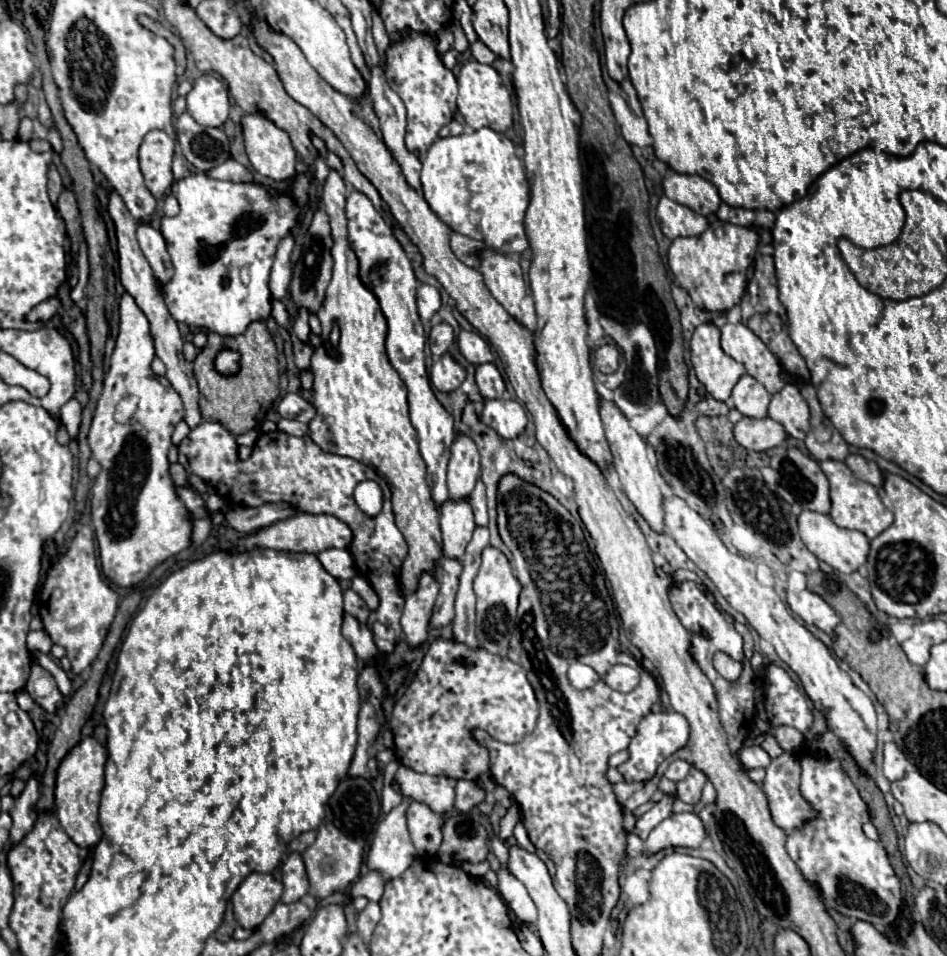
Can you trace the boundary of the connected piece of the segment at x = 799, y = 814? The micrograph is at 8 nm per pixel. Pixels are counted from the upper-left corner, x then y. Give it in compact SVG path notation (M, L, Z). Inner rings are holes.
M784 752L772 760L760 788L766 794L772 820L778 828L788 832L814 818L812 808L800 794L800 762L794 752Z

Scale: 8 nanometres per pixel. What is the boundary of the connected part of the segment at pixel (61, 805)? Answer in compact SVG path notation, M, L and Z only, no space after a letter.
M86 738L72 750L72 754L68 754L68 758L64 758L56 776L56 816L66 834L72 838L72 842L82 848L96 846L102 838L102 828L98 822L98 806L100 806L100 792L104 788L106 760L108 760L106 748L98 744L96 738Z

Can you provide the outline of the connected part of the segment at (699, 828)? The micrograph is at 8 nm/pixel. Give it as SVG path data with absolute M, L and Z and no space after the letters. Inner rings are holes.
M694 812L672 814L652 830L652 834L646 840L646 852L654 854L670 846L700 848L704 838L706 838L706 828L698 814Z

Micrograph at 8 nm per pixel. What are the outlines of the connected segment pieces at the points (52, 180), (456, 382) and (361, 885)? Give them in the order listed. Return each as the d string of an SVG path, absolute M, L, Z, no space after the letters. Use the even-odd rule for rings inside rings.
M50 164L50 168L48 168L48 194L50 194L50 200L54 202L54 206L56 206L56 198L58 198L60 190L62 190L60 174L58 174L56 166L54 166L54 164Z
M444 354L440 360L432 364L430 380L440 392L454 392L466 378L464 368L452 360L450 354Z
M368 872L368 874L364 874L364 876L352 886L350 896L352 896L352 898L364 897L372 900L372 902L378 902L380 896L382 896L382 892L384 892L384 884L386 884L386 882L384 882L384 878L380 878L380 874Z

